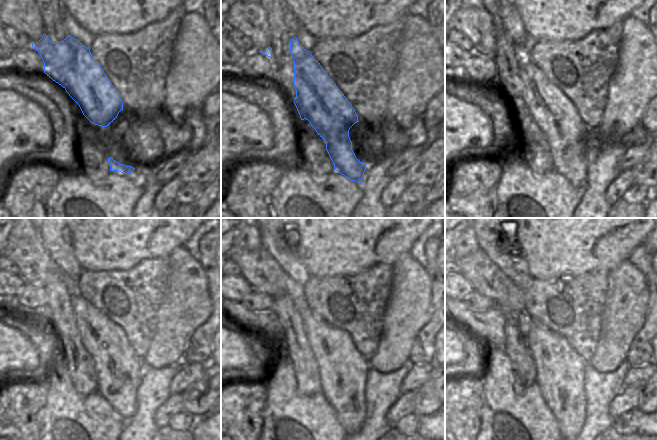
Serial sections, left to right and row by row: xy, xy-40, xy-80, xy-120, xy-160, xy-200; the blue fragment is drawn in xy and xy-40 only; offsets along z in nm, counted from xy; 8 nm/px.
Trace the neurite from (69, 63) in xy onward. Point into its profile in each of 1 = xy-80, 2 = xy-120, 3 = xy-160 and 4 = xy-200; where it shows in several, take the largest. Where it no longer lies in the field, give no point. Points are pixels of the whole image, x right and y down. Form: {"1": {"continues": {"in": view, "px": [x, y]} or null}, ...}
{"1": {"continues": {"in": "xy-80", "px": [555, 115]}}, "2": {"continues": {"in": "xy-120", "px": [119, 369]}}, "3": {"continues": {"in": "xy-160", "px": [342, 369]}}, "4": {"continues": {"in": "xy-200", "px": [559, 369]}}}

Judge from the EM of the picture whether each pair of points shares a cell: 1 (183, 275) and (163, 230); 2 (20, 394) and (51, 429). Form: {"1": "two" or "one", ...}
{"1": "two", "2": "two"}

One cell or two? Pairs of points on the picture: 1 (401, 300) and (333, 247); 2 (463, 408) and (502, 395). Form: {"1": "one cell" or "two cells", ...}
{"1": "two cells", "2": "two cells"}

